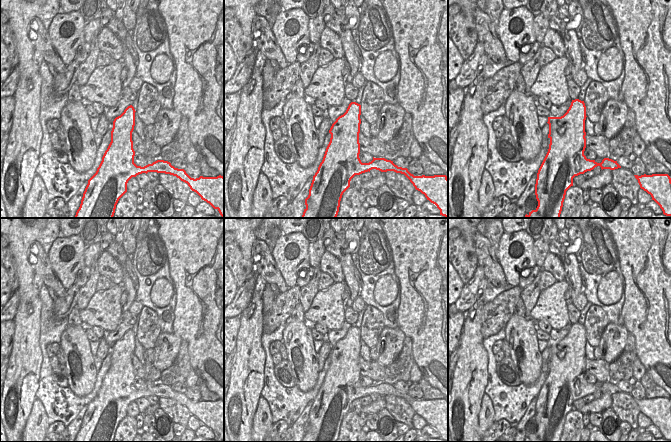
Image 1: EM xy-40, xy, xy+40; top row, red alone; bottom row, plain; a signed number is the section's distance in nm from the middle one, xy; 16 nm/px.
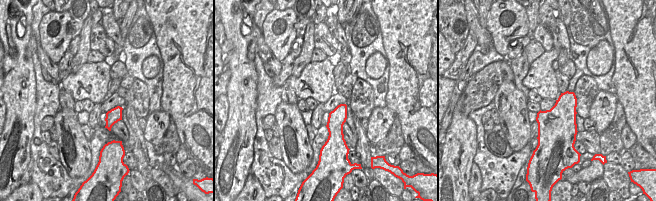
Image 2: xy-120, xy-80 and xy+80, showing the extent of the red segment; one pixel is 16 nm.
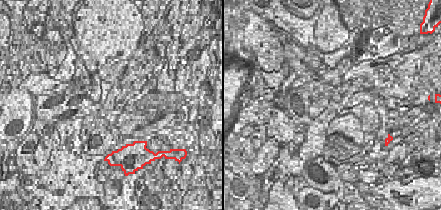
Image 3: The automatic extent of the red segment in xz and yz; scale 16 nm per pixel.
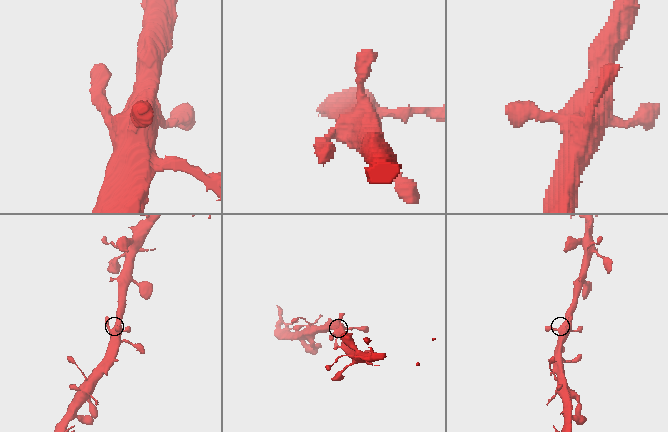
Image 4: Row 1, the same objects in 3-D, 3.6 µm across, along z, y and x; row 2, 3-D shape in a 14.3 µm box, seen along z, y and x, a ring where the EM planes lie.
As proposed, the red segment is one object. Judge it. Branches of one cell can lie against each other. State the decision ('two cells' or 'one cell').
one cell

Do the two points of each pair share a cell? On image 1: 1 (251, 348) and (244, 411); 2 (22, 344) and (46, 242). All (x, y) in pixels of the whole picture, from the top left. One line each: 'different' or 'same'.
1: same
2: different

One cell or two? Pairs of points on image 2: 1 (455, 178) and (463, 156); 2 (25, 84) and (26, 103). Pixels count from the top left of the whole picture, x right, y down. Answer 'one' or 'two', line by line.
1: one
2: one

